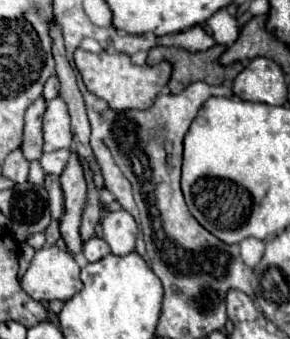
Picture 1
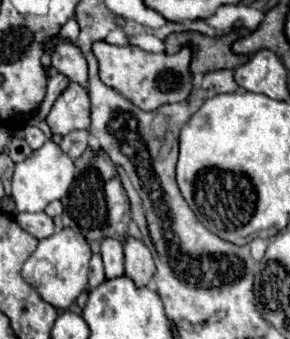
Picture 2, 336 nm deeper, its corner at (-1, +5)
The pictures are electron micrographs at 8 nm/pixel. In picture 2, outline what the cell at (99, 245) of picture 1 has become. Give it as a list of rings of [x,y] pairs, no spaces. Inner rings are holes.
[[[106,238],[102,242],[102,260],[104,260],[104,270],[106,278],[118,278],[124,276],[124,246],[122,242],[114,238]]]

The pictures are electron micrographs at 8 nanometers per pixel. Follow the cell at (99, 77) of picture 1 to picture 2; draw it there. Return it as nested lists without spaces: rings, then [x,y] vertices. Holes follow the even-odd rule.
[[[96,42],[94,54],[100,62],[100,80],[118,90],[130,102],[142,110],[156,110],[164,104],[184,102],[192,92],[192,74],[190,74],[190,46],[184,46],[176,54],[152,54],[144,52],[138,46],[112,46],[108,42]]]

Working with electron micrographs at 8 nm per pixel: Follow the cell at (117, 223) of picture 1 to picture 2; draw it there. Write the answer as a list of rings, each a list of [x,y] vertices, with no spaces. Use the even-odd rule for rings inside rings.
[[[128,236],[124,244],[124,254],[126,254],[126,276],[132,278],[138,288],[148,286],[152,276],[156,274],[156,264],[146,244]]]

